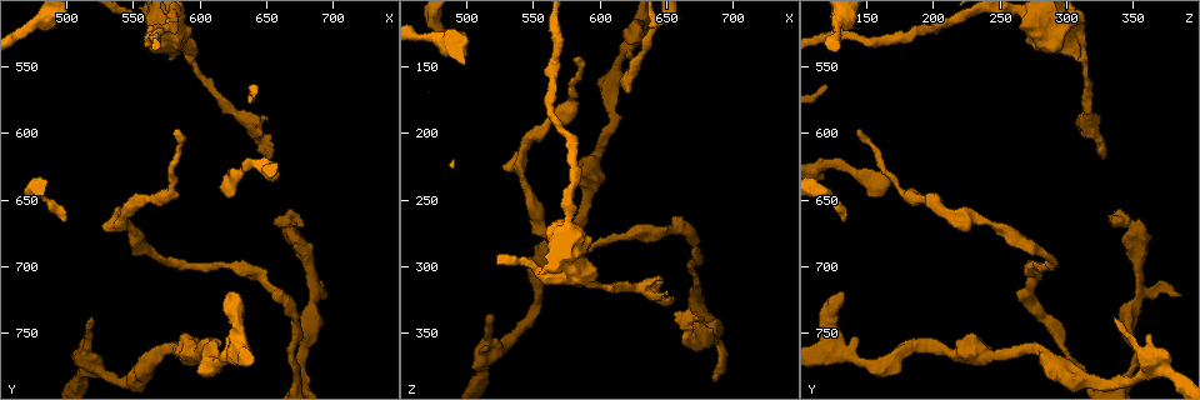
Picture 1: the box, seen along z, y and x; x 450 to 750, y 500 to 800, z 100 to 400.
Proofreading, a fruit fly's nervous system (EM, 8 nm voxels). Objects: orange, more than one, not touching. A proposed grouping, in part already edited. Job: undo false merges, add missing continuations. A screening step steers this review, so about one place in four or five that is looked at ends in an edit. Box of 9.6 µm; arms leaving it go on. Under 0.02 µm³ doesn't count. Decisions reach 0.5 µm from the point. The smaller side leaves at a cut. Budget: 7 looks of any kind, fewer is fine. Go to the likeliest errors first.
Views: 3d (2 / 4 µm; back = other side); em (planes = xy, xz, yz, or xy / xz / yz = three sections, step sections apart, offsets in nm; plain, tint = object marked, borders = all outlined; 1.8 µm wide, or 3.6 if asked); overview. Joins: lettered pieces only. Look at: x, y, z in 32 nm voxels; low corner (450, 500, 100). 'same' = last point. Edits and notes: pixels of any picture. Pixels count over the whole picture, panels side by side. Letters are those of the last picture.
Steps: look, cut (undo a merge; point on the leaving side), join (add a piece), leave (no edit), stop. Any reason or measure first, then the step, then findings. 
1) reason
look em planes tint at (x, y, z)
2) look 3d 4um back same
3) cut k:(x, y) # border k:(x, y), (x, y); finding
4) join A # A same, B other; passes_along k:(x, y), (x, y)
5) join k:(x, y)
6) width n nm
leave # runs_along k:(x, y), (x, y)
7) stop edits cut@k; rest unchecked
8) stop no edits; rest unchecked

free end
look em planes borders at (676, 668, 340)

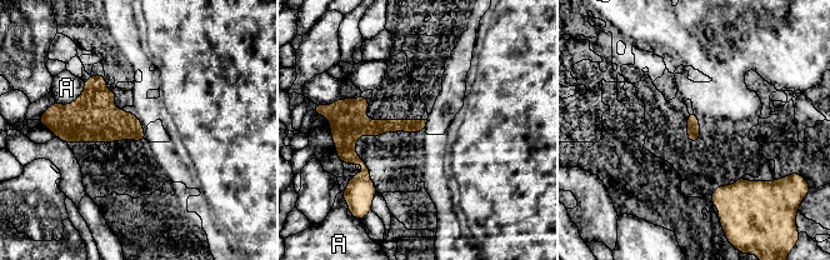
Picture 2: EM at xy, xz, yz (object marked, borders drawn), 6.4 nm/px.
leave # A other; runs_along 2:(423, 123), (419, 125), (343, 124); none of them fits

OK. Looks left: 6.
sudden change in width
look em 3.6um xz step 4 tint at (590, 534, 306)

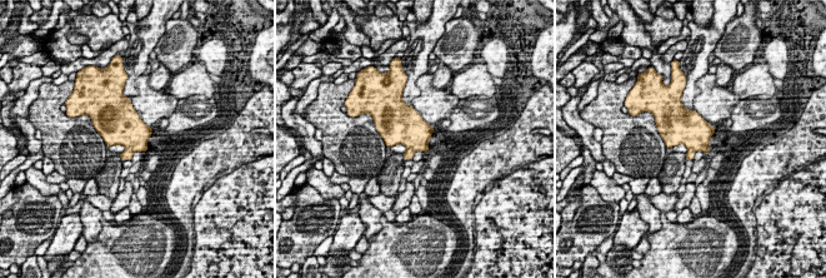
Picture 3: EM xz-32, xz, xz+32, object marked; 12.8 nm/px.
look em 3.6um planes borders same

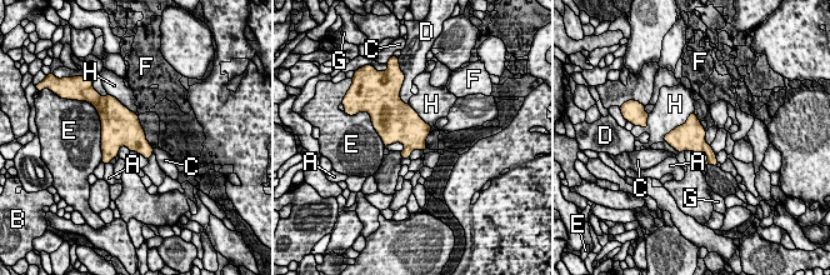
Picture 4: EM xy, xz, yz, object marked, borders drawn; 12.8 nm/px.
cut 4:(711, 156) # A other, B other, C other, D other, E other, F other, G other, H other; border 4:(705, 141), (701, 150); a second neuron is stuck on

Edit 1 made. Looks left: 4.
end of a long branch
look em planes tint at (620, 630, 168)

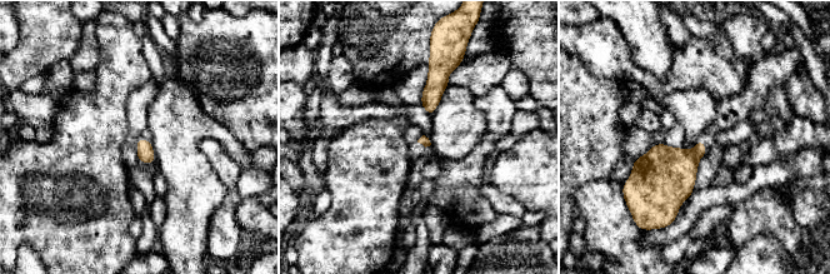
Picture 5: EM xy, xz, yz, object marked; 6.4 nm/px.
see the neighbours
look em planes borders same

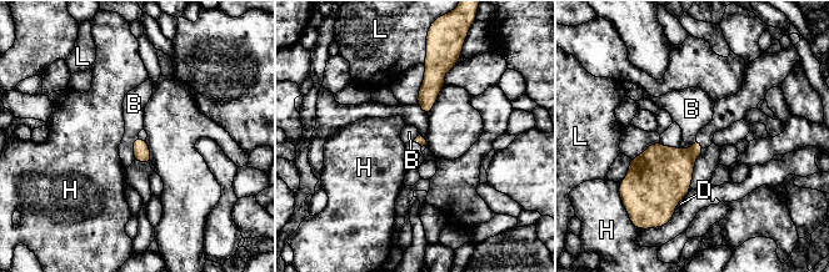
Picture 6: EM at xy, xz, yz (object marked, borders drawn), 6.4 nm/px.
longest_contact B 160 nm
leave # B other, D other, H other, L other; none of them fits

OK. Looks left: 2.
stop edits cut@4; rest unchecked

